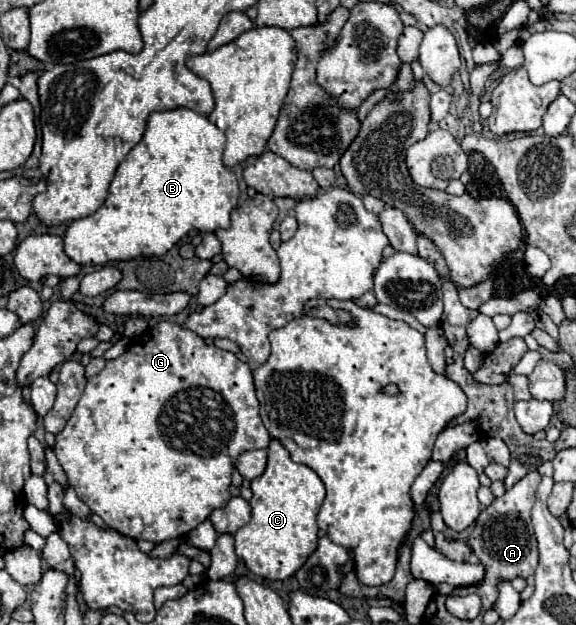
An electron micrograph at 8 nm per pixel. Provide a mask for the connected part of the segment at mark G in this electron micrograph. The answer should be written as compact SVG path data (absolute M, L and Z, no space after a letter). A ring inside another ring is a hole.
M159 322L139 342L135 342L123 356L109 360L97 376L91 376L87 380L85 392L83 392L77 408L73 410L65 428L55 436L53 452L59 460L59 464L63 466L69 484L75 488L77 496L89 506L89 510L93 514L99 514L109 528L113 528L133 540L165 542L165 540L187 536L193 528L197 528L197 524L205 522L213 510L223 508L231 498L229 486L231 486L231 474L235 470L237 458L247 450L267 448L269 440L271 440L271 436L259 418L259 402L255 396L253 374L251 374L249 366L245 362L241 362L233 352L207 344L195 332L185 330L175 322Z

